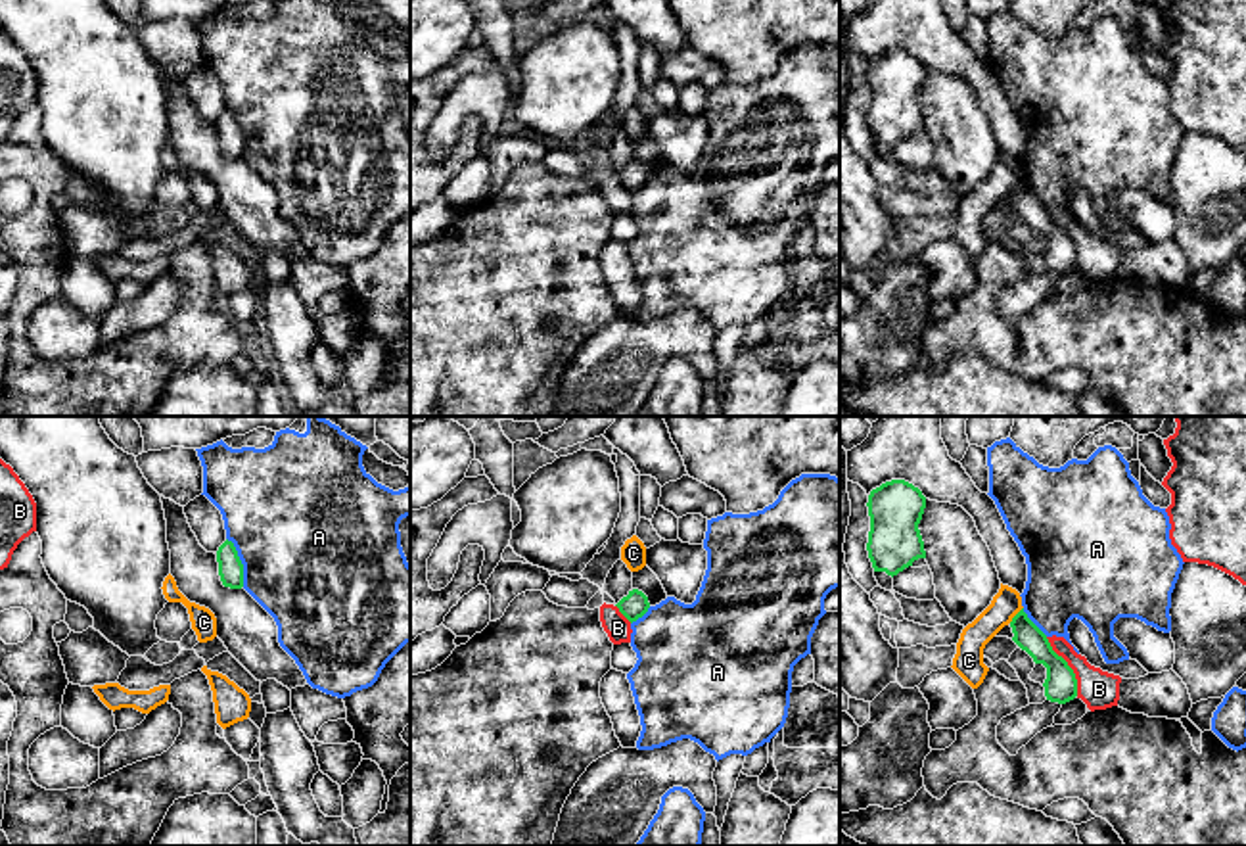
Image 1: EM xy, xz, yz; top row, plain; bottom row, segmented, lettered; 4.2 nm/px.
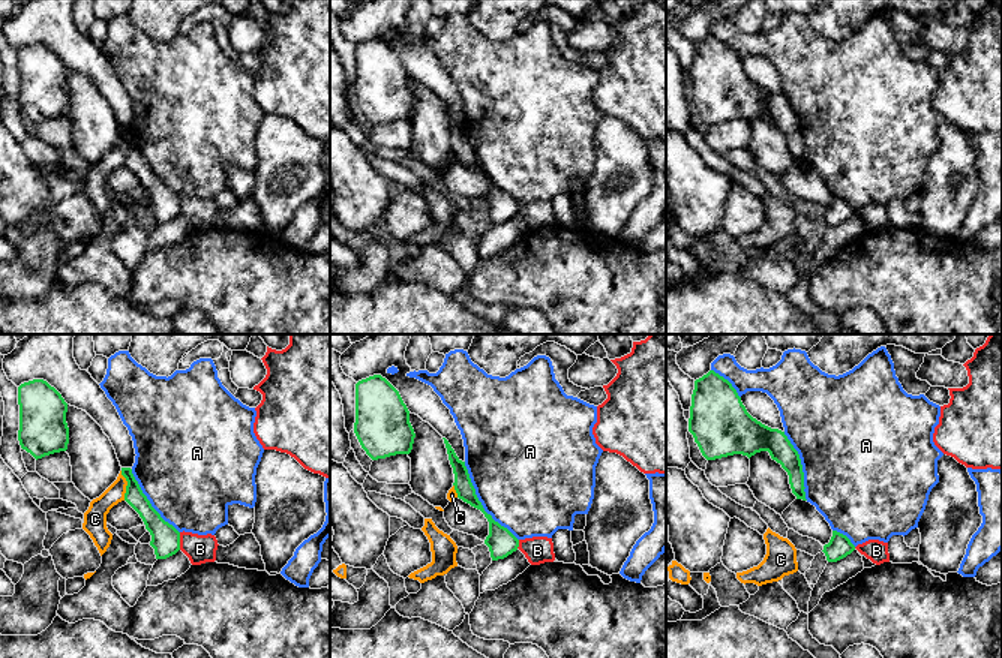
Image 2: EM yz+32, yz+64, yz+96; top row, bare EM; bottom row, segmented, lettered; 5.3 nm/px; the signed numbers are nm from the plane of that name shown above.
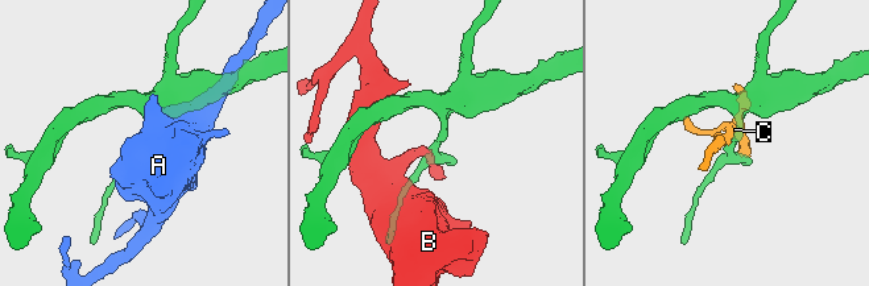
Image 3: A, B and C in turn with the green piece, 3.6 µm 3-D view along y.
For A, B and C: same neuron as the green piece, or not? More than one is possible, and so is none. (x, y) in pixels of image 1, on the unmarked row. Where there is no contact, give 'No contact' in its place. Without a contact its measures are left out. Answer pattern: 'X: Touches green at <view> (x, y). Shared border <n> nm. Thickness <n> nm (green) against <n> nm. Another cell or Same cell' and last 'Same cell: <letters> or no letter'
A: Touches green at xy (240, 133). Shared border 220 nm. Thickness 110 nm (green) against 480 nm. Another cell
B: Touches green at yz (1068, 236). Shared border 280 nm. Thickness 140 nm (green) against 160 nm. Another cell
C: Touches green at yz (1016, 185). Shared border 90 nm. Thickness 110 nm (green) against 120 nm. Another cell
Same cell: no letter

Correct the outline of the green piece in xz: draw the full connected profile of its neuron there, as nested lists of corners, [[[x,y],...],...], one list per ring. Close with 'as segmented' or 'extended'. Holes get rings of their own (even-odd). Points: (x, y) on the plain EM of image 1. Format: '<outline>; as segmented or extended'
[[[633,159],[615,176],[633,194],[648,182],[650,173],[642,161]]]; as segmented

